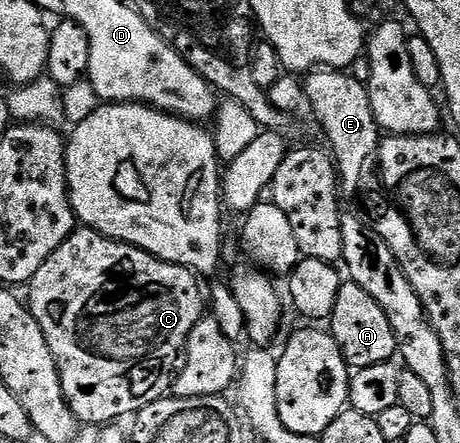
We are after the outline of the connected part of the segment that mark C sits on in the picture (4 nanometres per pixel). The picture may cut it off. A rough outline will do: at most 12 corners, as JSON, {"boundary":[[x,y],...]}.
{"boundary":[[73,230],[27,284],[78,424],[166,398],[188,267]]}

